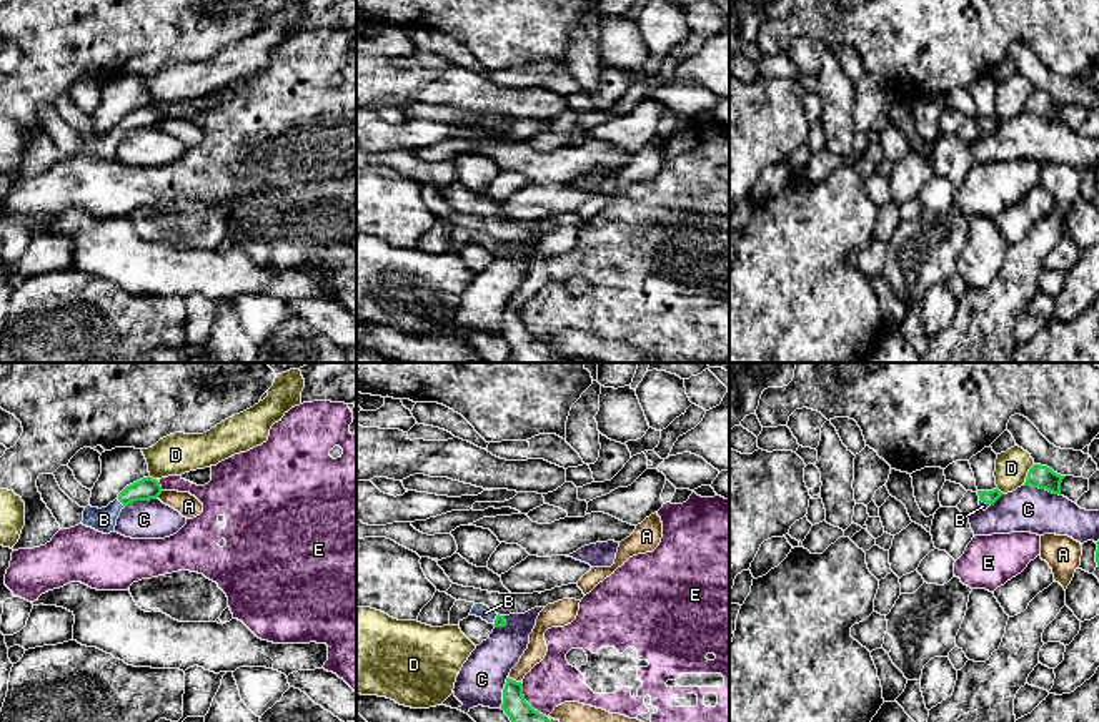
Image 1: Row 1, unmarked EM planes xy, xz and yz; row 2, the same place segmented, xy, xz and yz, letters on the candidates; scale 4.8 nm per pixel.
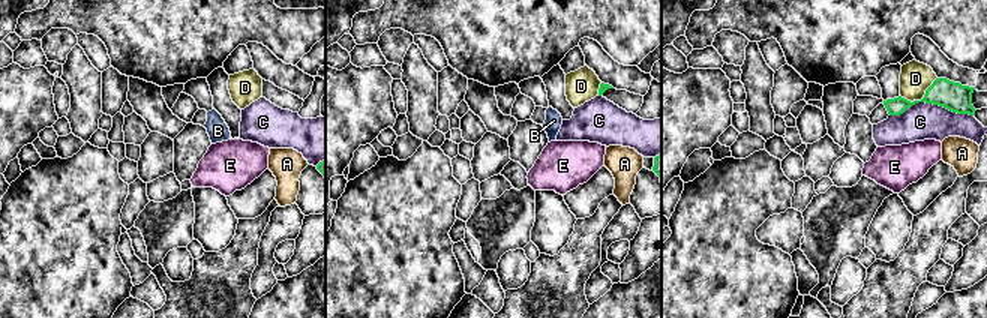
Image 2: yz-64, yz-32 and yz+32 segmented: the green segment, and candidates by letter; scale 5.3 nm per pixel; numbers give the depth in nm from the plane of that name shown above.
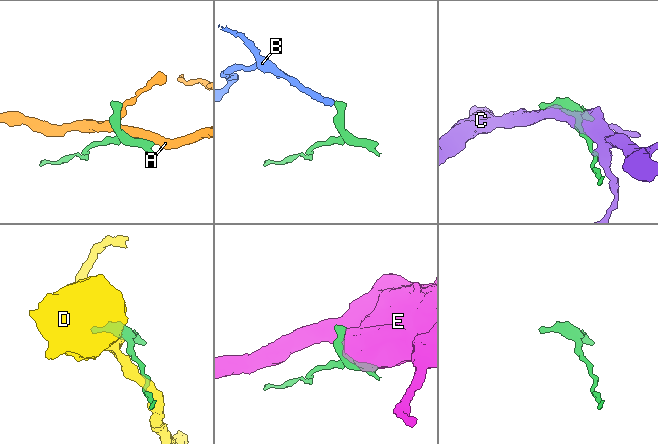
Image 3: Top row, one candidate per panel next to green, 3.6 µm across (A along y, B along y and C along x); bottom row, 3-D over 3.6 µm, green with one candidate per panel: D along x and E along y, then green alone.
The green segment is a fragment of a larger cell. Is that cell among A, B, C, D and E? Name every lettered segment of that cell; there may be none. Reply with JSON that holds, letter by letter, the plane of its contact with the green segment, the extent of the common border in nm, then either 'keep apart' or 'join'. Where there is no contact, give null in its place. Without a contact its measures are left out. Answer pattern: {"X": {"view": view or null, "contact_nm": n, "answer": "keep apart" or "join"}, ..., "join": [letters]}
{"A": {"view": "xz", "contact_nm": 70, "answer": "keep apart"}, "B": {"view": "xy", "contact_nm": 50, "answer": "join"}, "C": {"view": "yz", "contact_nm": 190, "answer": "keep apart"}, "D": {"view": "yz", "contact_nm": 120, "answer": "keep apart"}, "E": {"view": "xz", "contact_nm": 240, "answer": "keep apart"}, "join": ["B"]}

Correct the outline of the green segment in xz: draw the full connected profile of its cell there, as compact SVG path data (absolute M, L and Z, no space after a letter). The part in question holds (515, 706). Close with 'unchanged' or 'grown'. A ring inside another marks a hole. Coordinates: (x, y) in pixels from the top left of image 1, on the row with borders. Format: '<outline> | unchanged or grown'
M506 679L503 689L501 710L511 722L551 722L546 715L535 710L523 695L523 684L513 679Z | unchanged

